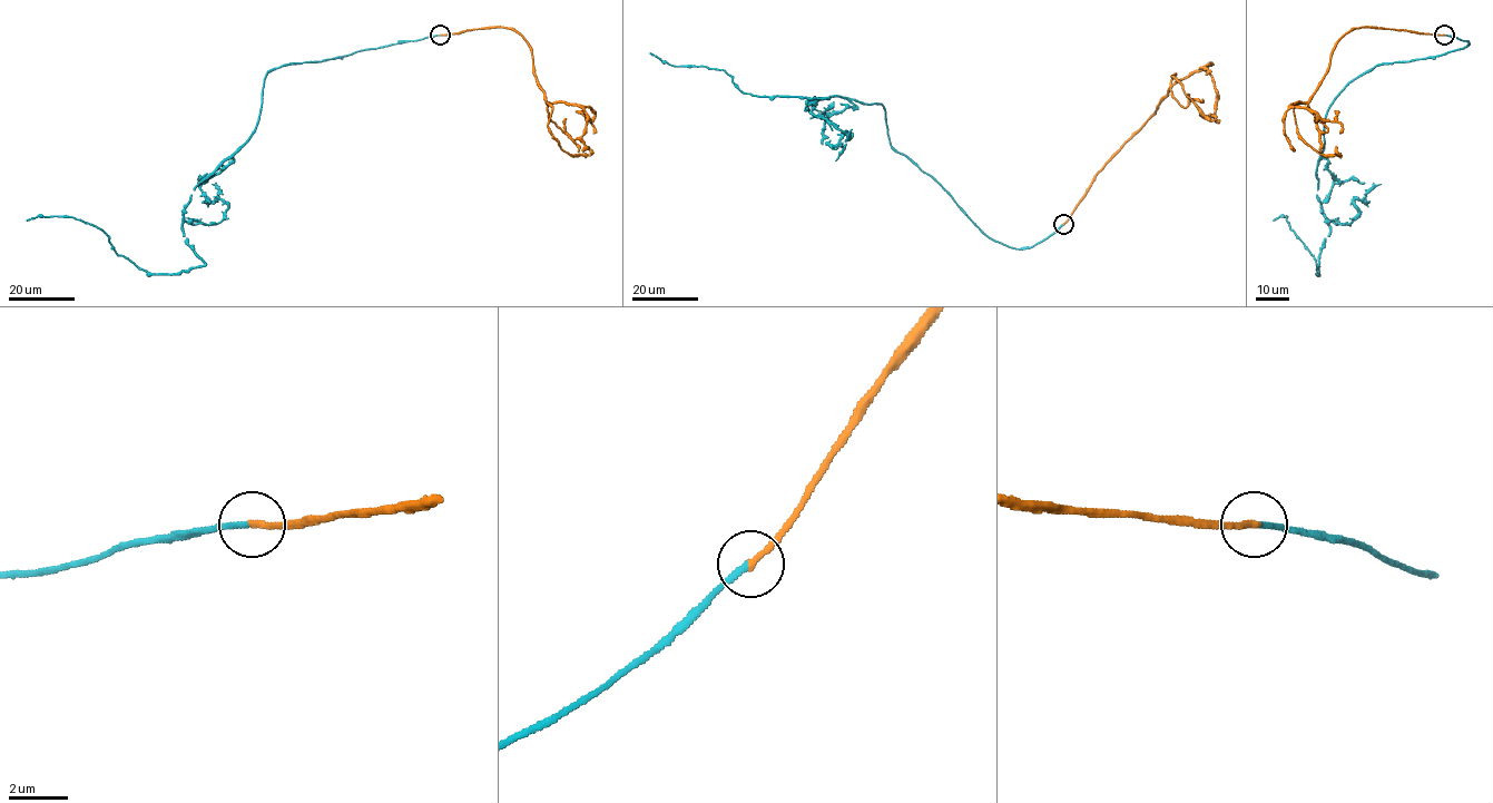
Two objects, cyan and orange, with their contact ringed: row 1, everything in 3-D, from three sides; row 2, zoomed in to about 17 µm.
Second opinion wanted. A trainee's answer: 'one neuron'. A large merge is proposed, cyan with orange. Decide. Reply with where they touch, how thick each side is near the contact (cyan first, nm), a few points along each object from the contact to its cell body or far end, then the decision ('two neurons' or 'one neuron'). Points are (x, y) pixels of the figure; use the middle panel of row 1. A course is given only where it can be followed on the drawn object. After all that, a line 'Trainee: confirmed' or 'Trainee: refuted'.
(1063, 224) | 190/200 nm | cyan via (1063, 224), (1010, 247), (891, 145), (882, 105), (806, 109), (828, 99), (752, 96), (649, 52) | orange via (1063, 224), (1093, 176), (1155, 113), (1167, 95), (1174, 74), (1171, 77), (1182, 90), (1214, 120), (1211, 115) | one neuron
Trainee: confirmed

